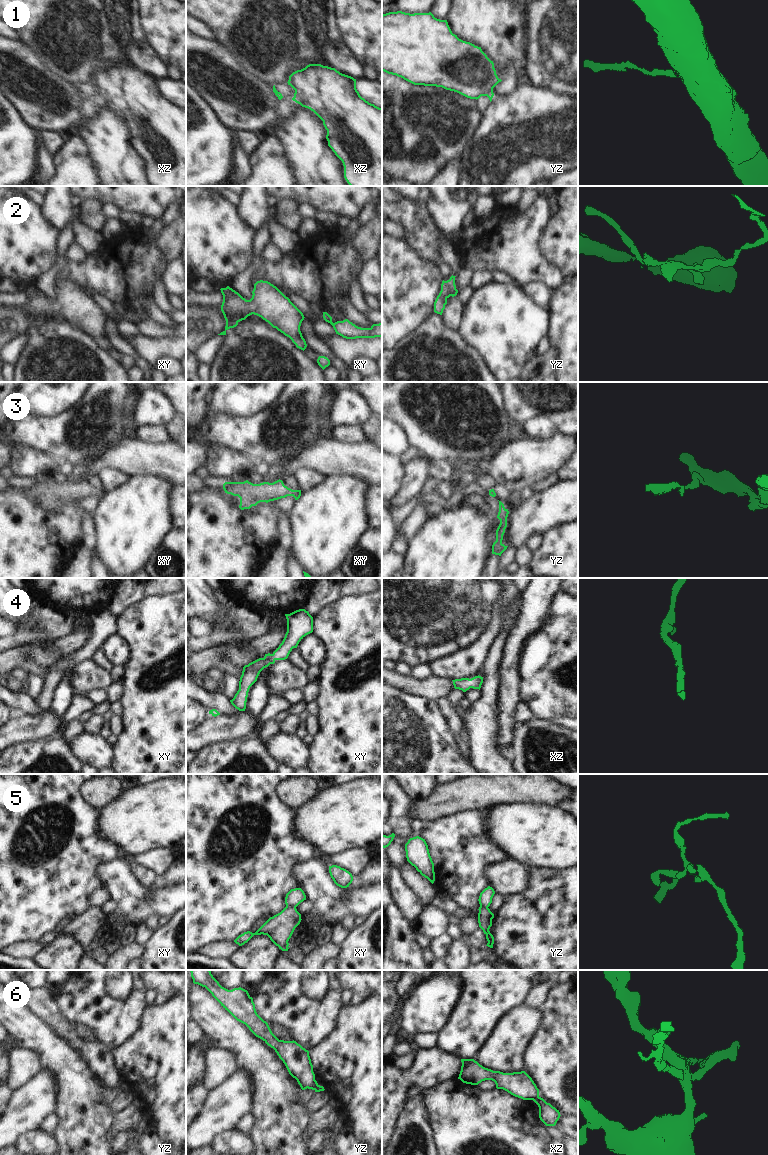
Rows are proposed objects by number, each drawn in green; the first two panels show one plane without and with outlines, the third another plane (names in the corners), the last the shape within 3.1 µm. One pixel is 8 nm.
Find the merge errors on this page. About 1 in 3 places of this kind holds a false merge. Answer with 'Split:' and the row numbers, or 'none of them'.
Split: 1, 5, 6.

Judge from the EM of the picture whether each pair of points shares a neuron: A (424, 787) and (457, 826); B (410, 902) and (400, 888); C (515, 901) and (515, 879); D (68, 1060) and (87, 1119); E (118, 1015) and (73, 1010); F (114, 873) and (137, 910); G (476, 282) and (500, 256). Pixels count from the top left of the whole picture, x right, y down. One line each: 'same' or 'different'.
A: different
B: same
C: different
D: same
E: same
F: same
G: different

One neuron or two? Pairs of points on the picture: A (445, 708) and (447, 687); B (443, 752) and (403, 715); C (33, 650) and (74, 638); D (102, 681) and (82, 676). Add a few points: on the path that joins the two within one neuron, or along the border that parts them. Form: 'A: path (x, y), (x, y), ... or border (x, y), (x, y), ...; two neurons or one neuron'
A: border (445, 697), (440, 697), (437, 700); two neurons
B: path (433, 745), (413, 725); one neuron
C: path (43, 652), (53, 652), (64, 645); one neuron
D: path (97, 678), (87, 676); one neuron

